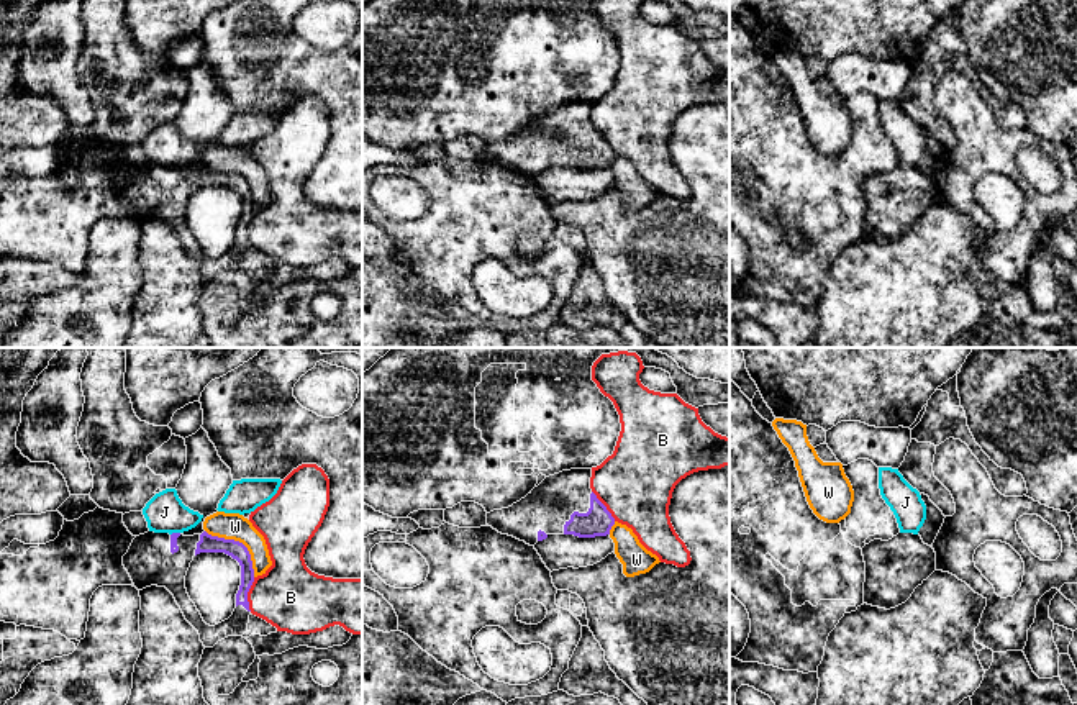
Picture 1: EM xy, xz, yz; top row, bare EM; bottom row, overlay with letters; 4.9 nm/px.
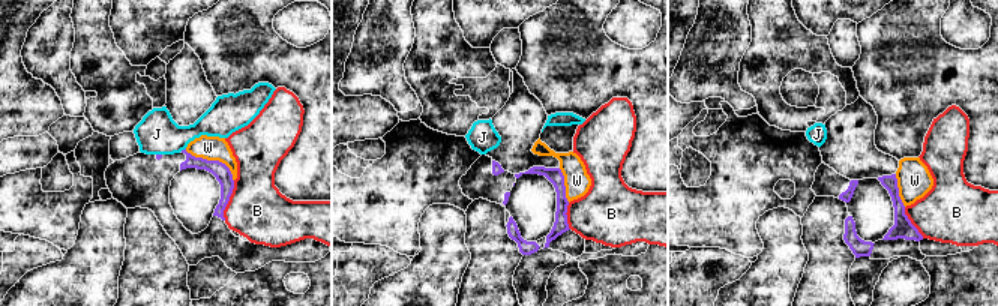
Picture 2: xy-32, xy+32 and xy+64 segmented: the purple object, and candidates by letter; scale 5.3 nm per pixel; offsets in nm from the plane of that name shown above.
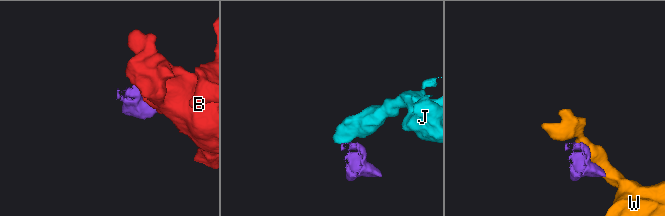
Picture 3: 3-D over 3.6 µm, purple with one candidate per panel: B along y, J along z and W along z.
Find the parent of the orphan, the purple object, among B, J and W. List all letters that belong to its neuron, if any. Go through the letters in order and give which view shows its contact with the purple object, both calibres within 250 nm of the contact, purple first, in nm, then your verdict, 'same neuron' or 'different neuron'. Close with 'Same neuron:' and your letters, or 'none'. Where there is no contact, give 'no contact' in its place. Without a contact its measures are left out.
B: meets purple in xy; 90 nm thick on the purple side, 320 nm on the other; different neuron
J: meets purple in xy; 50 nm thick on the purple side, 190 nm on the other; different neuron
W: meets purple in xy; 90 nm thick on the purple side, 130 nm on the other; different neuron
Same neuron: none

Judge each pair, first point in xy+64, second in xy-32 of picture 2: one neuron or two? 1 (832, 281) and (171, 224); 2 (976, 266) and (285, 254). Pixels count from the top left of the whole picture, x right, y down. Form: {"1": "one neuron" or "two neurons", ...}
{"1": "two neurons", "2": "two neurons"}

